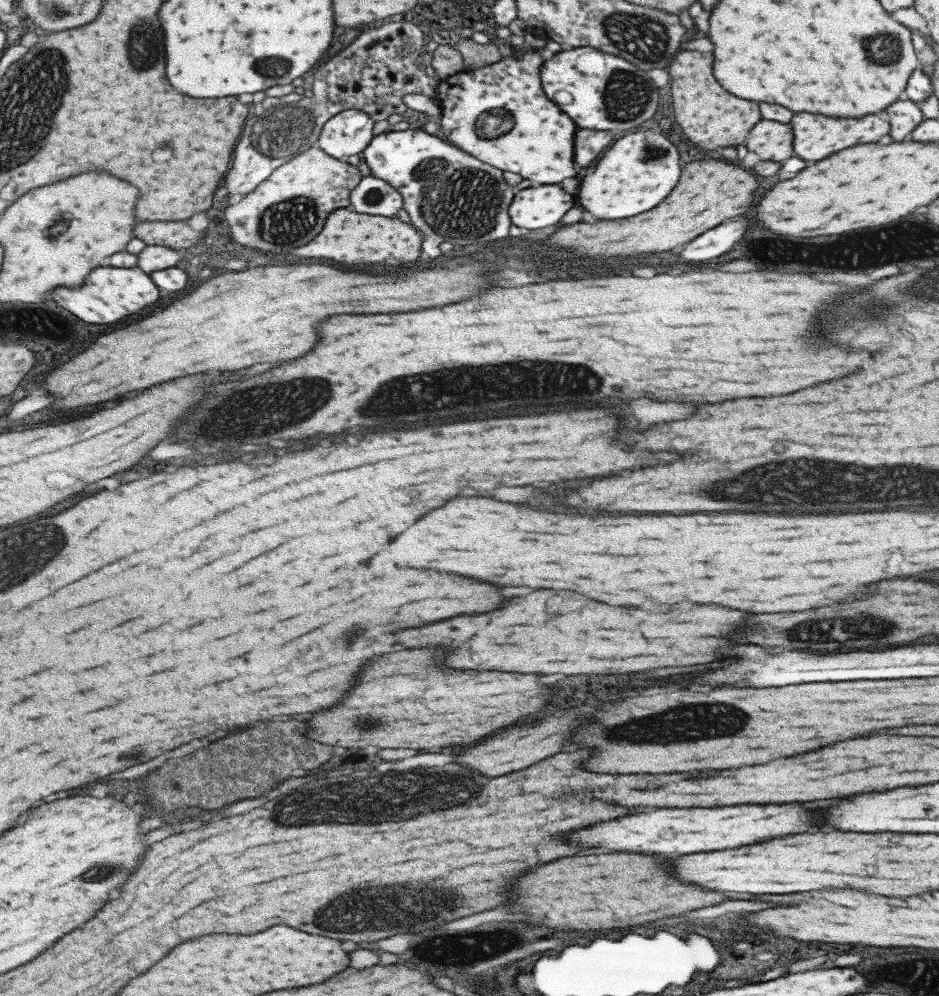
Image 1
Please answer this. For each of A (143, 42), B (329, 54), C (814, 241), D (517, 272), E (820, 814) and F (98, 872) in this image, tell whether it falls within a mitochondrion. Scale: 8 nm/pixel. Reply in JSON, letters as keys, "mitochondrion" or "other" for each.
{"A":"mitochondrion","B":"other","C":"other","D":"other","E":"other","F":"mitochondrion"}

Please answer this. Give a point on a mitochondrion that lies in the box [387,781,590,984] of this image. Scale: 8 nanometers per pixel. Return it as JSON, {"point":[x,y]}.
{"point":[475,940]}

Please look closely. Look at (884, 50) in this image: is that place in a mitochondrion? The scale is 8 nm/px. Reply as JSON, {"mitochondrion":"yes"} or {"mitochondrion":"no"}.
{"mitochondrion":"yes"}

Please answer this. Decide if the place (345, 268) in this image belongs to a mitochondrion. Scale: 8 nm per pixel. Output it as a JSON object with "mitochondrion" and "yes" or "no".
{"mitochondrion":"no"}

